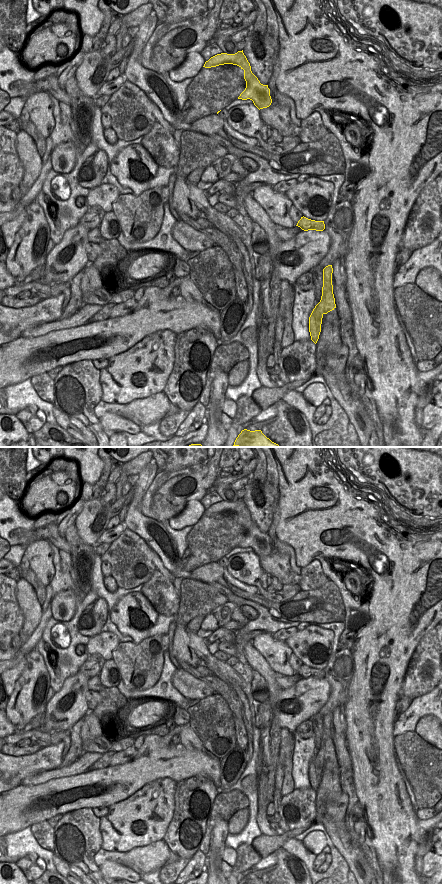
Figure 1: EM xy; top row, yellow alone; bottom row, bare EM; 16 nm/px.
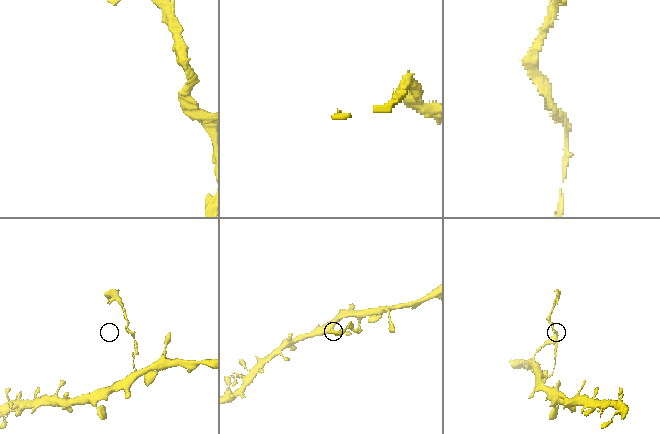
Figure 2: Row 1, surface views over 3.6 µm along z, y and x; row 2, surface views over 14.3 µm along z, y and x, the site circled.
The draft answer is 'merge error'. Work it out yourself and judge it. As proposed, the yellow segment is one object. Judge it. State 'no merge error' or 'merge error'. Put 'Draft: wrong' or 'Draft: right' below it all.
merge error
Draft: right

